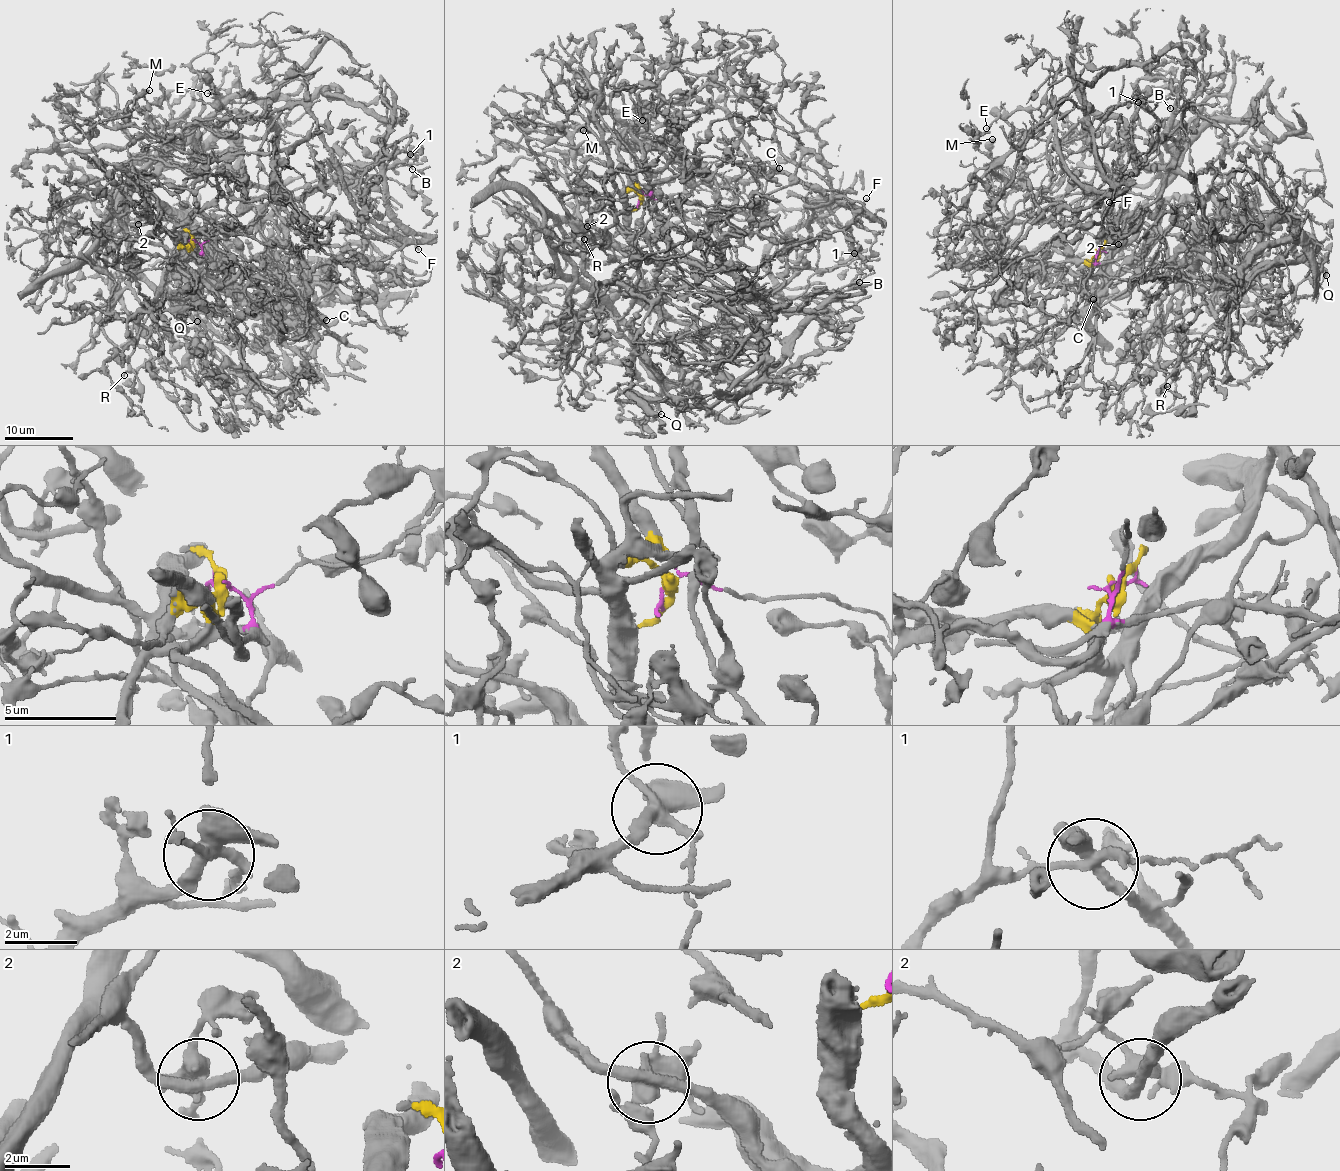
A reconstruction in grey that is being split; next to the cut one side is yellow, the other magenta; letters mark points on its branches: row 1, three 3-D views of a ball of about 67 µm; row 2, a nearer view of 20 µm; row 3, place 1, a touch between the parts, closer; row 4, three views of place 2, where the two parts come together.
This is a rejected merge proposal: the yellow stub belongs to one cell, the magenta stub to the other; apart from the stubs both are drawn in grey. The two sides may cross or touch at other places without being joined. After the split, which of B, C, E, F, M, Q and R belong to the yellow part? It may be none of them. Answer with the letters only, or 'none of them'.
C, R

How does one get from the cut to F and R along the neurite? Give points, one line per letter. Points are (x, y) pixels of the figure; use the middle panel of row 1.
F: (641, 198), (707, 216), (720, 251), (709, 215), (745, 179), (773, 169), (856, 207), (867, 198)
R: (641, 198), (623, 194), (631, 245), (547, 219), (578, 334), (592, 280), (557, 248), (583, 238)

